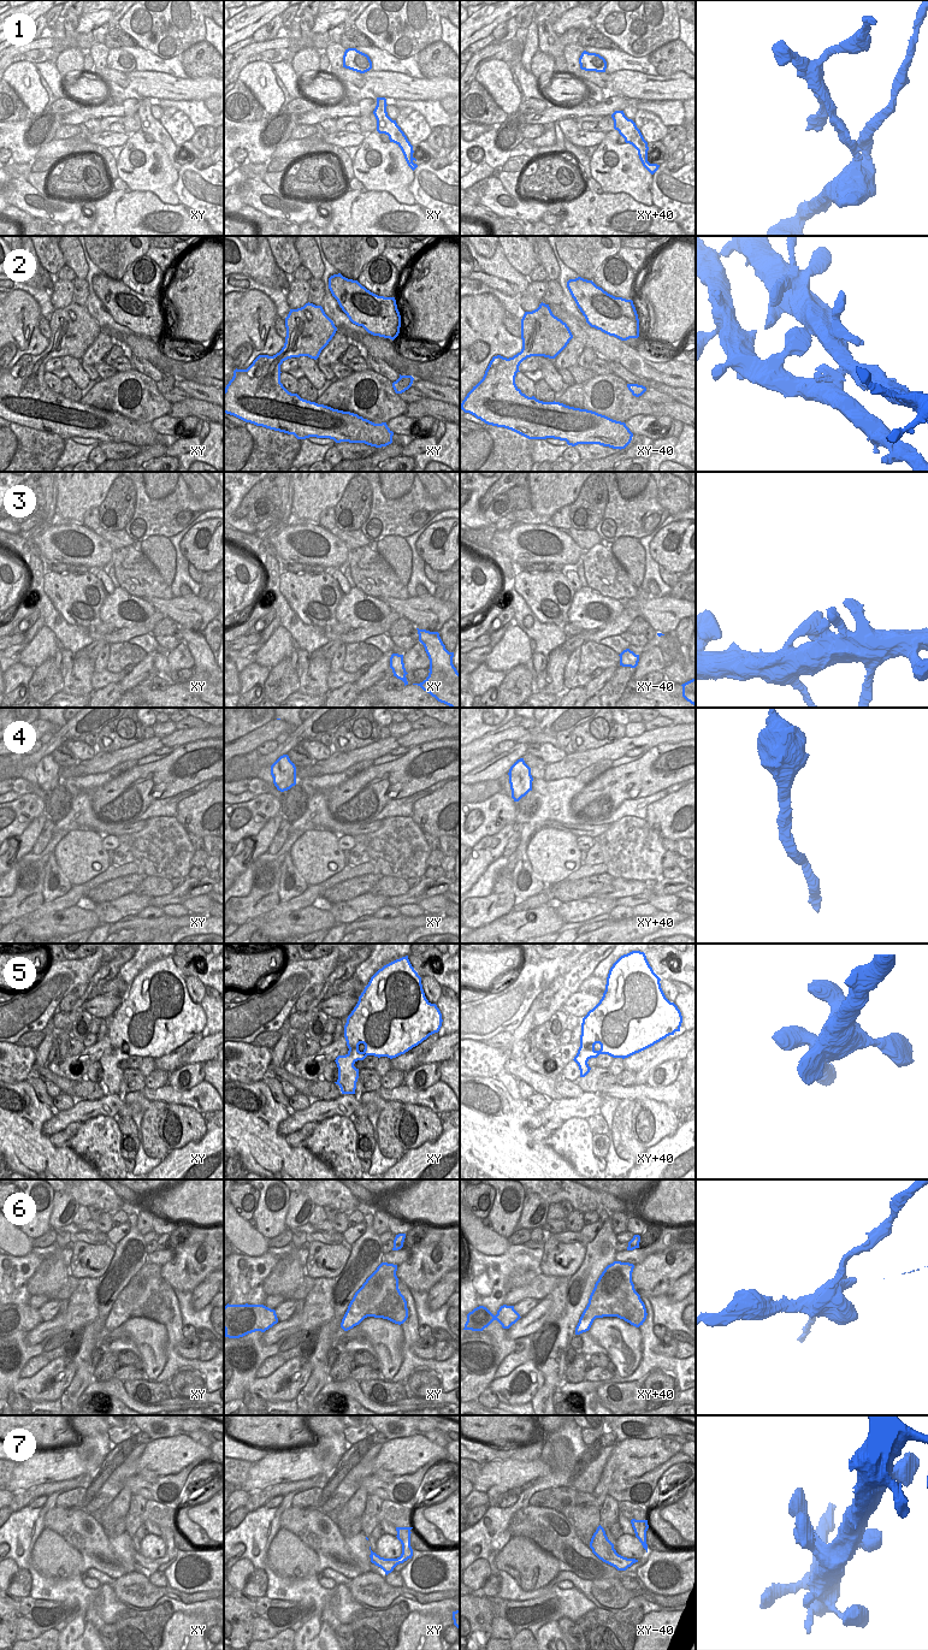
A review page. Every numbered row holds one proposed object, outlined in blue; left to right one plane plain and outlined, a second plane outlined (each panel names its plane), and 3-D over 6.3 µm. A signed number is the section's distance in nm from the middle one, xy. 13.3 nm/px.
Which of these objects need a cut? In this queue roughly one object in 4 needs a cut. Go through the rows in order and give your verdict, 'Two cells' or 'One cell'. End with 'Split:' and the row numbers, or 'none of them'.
1: One cell
2: One cell
3: One cell
4: One cell
5: One cell
6: Two cells
7: One cell
Split: 6.

